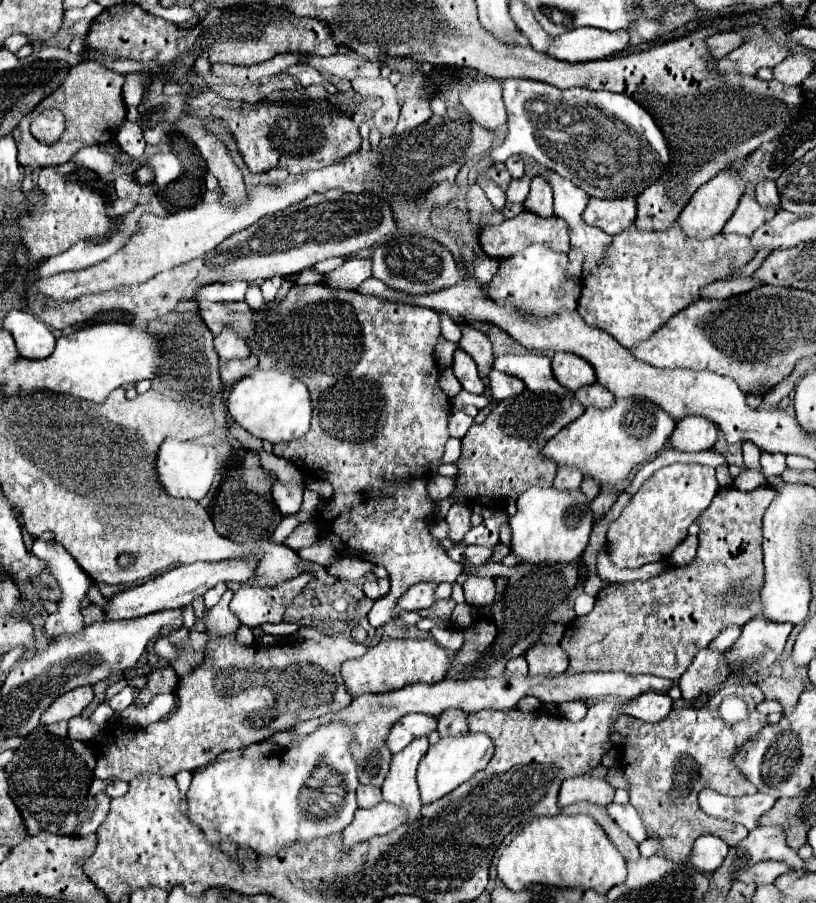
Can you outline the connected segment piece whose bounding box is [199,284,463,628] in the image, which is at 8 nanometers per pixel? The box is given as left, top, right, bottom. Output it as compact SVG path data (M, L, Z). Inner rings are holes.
M307 284L307 286L291 286L289 294L281 300L281 302L265 302L263 308L257 310L257 336L249 336L253 332L253 320L255 320L255 312L247 306L247 302L199 302L199 312L205 320L205 324L209 326L209 330L217 336L221 334L225 328L233 328L239 334L245 334L243 338L247 338L247 344L251 348L251 354L259 358L259 368L277 368L277 370L285 370L291 372L293 376L297 376L299 380L303 380L311 392L311 402L313 402L313 420L311 420L311 428L305 436L301 436L299 440L291 440L291 442L283 442L283 444L275 444L273 446L273 454L291 460L303 474L307 476L315 476L321 480L327 480L333 486L333 496L331 500L327 500L327 508L329 510L317 510L313 516L313 522L317 524L321 538L329 540L339 556L357 556L363 560L369 560L373 564L385 566L389 576L391 576L391 592L385 598L375 600L373 608L369 610L369 622L373 628L379 628L383 624L387 624L391 620L391 608L395 608L395 600L399 600L399 596L413 584L417 582L455 582L457 576L463 572L463 564L453 562L445 548L439 544L439 540L435 540L429 532L429 526L433 522L435 512L435 502L431 500L429 492L427 492L427 482L429 478L415 478L415 476L423 476L429 470L429 464L433 460L443 458L443 450L445 450L445 442L449 440L449 430L447 430L447 418L451 414L451 404L447 394L439 388L437 378L439 378L439 366L435 362L433 356L433 348L437 344L437 338L441 334L439 328L439 316L435 310L431 308L423 308L423 306L413 306L413 304L399 304L399 302L389 302L389 300L381 300L369 294L359 294L355 290L339 290L339 288L331 288L327 284Z

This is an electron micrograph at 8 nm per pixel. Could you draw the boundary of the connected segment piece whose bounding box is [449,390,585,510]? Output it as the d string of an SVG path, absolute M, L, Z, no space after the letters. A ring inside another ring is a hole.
M523 390L513 398L497 402L485 422L473 424L461 440L463 452L457 460L459 496L451 494L449 500L457 504L459 498L465 498L469 504L481 504L491 510L505 510L509 504L515 504L519 494L523 494L527 488L551 486L557 464L545 460L541 456L541 448L561 428L577 420L583 410L583 404L579 404L573 394L535 394L531 390Z

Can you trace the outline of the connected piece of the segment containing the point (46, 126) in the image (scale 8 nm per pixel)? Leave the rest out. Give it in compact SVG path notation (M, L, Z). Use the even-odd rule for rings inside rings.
M45 110L31 122L31 132L37 138L57 140L65 128L65 118L57 110Z

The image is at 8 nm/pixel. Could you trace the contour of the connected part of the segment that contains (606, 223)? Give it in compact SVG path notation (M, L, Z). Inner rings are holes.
M589 198L589 204L583 212L583 220L615 236L623 232L629 224L633 224L635 212L637 212L635 198L619 198L619 200Z

